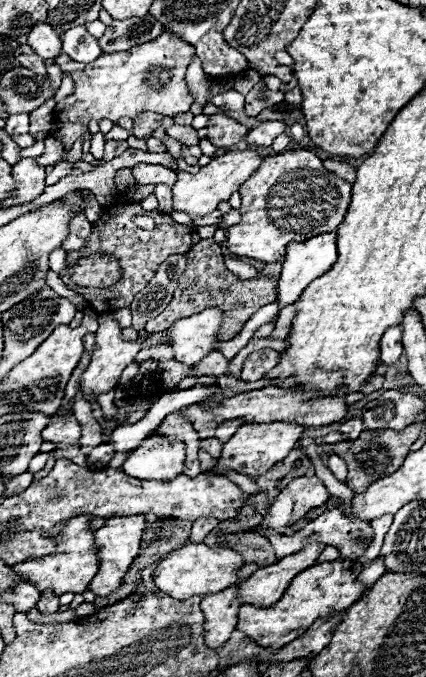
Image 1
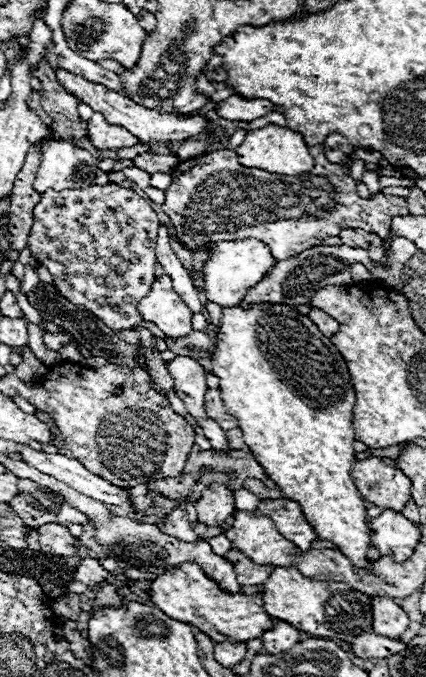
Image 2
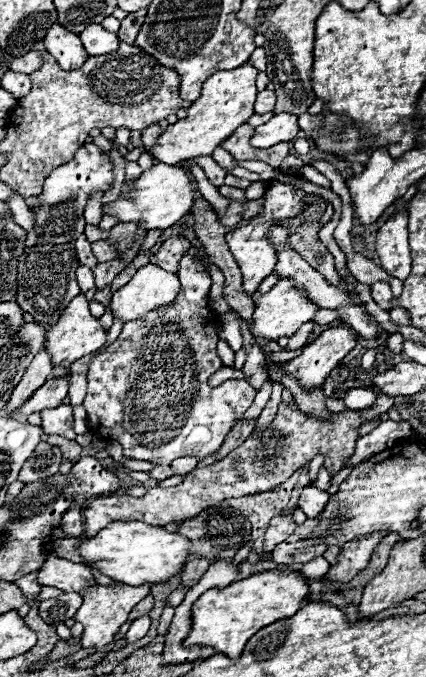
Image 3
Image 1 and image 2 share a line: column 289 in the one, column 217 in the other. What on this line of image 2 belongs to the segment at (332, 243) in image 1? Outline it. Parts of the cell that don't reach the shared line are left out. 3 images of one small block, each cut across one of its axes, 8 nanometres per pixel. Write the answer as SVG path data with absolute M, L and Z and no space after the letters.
M254 238L242 240L242 242L218 242L210 248L208 252L208 262L204 266L204 290L210 302L222 306L222 308L232 308L238 306L246 290L250 286L256 286L270 270L274 268L276 258L270 254L270 248Z

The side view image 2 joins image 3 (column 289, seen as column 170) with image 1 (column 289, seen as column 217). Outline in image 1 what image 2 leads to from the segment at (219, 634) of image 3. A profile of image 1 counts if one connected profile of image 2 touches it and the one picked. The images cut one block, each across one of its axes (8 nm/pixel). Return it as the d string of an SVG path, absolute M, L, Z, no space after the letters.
M350 560L314 564L296 574L296 578L292 578L286 592L276 604L268 608L256 608L252 604L240 606L236 630L244 632L248 638L252 638L252 642L256 642L262 648L282 648L288 642L292 642L292 638L304 634L308 626L316 622L316 618L326 618L332 610L346 610L362 598L364 586L356 582L356 574L360 572L360 568L360 564L354 564Z

